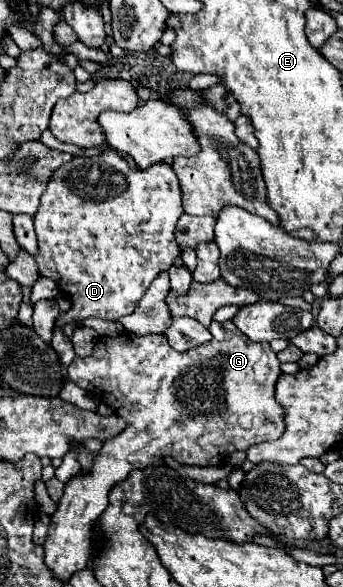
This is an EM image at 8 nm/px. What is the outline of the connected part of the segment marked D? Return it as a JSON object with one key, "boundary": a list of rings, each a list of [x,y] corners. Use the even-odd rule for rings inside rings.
{"boundary":[[[105,149],[95,157],[73,157],[73,161],[55,169],[33,219],[39,243],[35,255],[39,275],[53,279],[73,301],[71,309],[59,317],[61,323],[65,325],[67,321],[87,317],[115,321],[123,315],[131,315],[153,279],[161,271],[167,271],[181,255],[175,239],[175,225],[181,215],[179,181],[175,171],[165,163],[137,169],[129,167],[115,149]]]}

